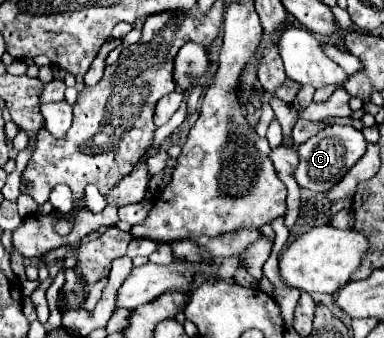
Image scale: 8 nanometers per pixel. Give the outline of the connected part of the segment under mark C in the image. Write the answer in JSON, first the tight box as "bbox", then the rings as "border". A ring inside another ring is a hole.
{"bbox":[294,125,366,193],"border":[[[332,125],[332,127],[326,127],[324,131],[320,131],[318,135],[314,135],[312,139],[308,139],[306,143],[302,143],[298,147],[298,153],[300,153],[300,165],[294,173],[298,185],[306,187],[306,189],[312,189],[312,191],[326,193],[366,153],[366,139],[364,139],[362,131],[358,131],[356,127]]]}

